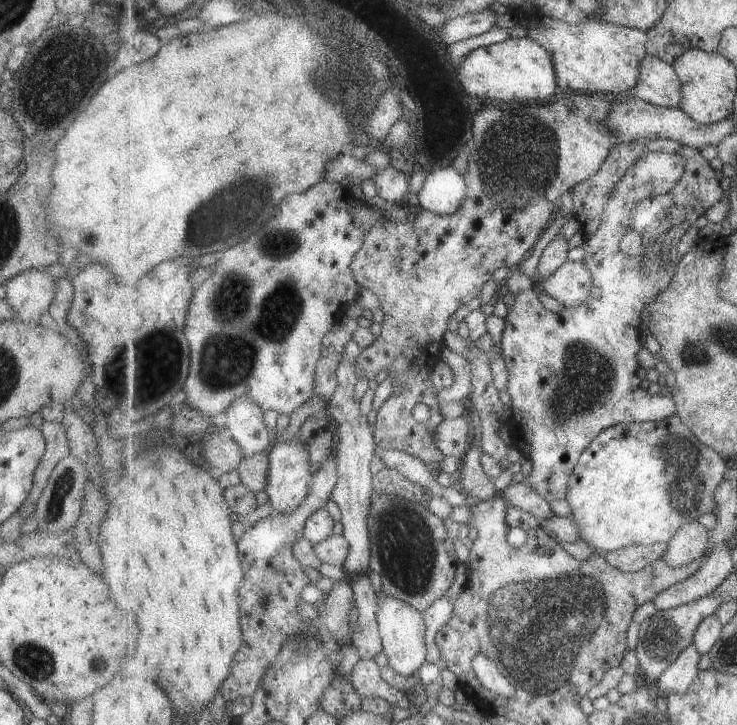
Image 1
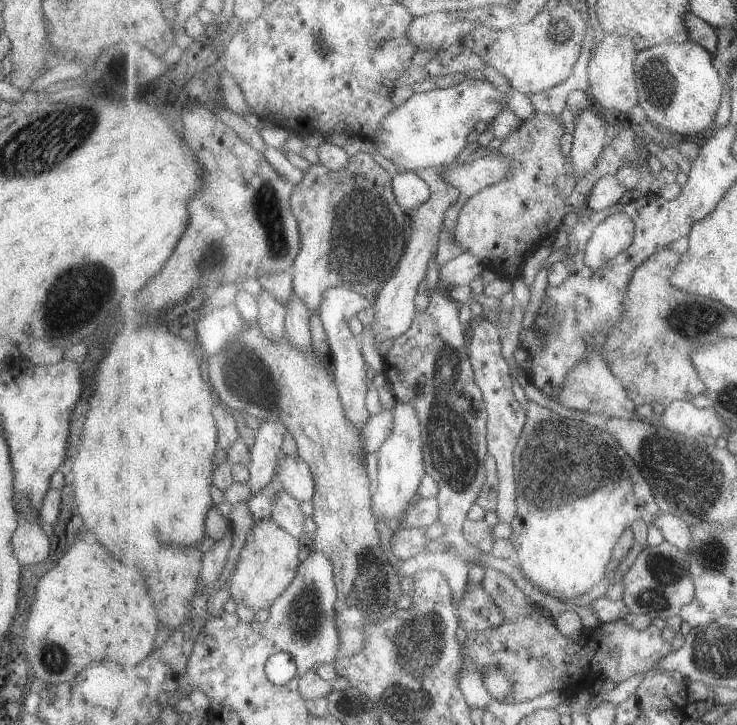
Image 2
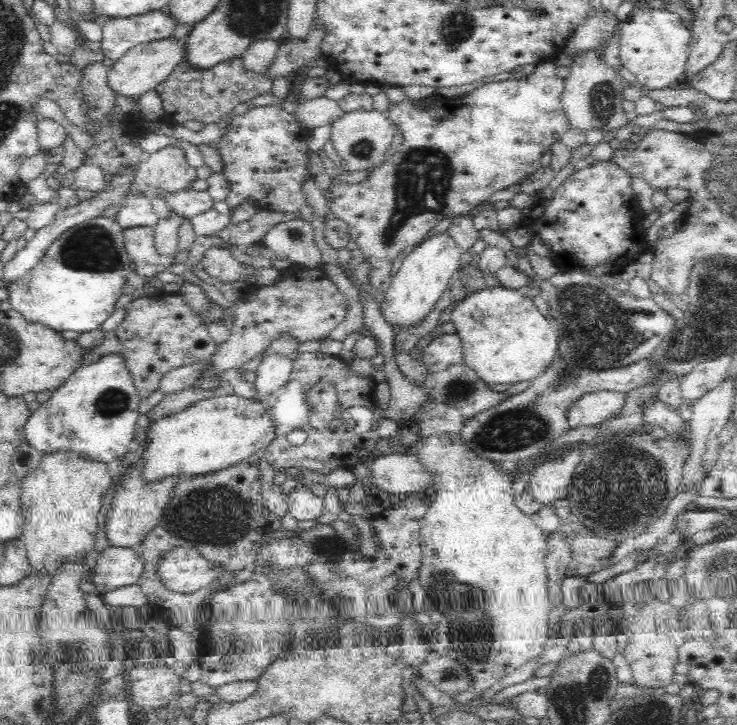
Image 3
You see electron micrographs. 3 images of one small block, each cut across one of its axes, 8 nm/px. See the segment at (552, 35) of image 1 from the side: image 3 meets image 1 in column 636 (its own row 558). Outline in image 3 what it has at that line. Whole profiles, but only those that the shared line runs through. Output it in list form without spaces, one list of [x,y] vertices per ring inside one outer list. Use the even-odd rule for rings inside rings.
[[[46,454],[40,464],[20,482],[20,500],[24,518],[24,535],[20,541],[26,547],[29,563],[38,575],[54,577],[64,566],[82,562],[88,554],[95,552],[96,534],[98,534],[98,514],[104,506],[106,492],[110,490],[112,477],[108,466],[101,462],[79,460],[77,456],[67,454]]]

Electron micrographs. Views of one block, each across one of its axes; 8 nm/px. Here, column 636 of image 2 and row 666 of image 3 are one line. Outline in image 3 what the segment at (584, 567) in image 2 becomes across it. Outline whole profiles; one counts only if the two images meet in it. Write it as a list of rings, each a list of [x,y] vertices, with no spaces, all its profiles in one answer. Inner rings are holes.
[[[432,436],[418,447],[420,450],[413,454],[434,473],[434,484],[429,491],[434,495],[434,502],[422,518],[419,539],[423,553],[419,584],[426,593],[426,612],[433,629],[436,628],[433,630],[436,640],[432,640],[430,652],[456,660],[468,676],[469,690],[481,694],[545,650],[552,608],[545,563],[549,550],[547,537],[515,506],[512,481],[516,474],[512,471],[478,458],[459,440],[447,444]]]

